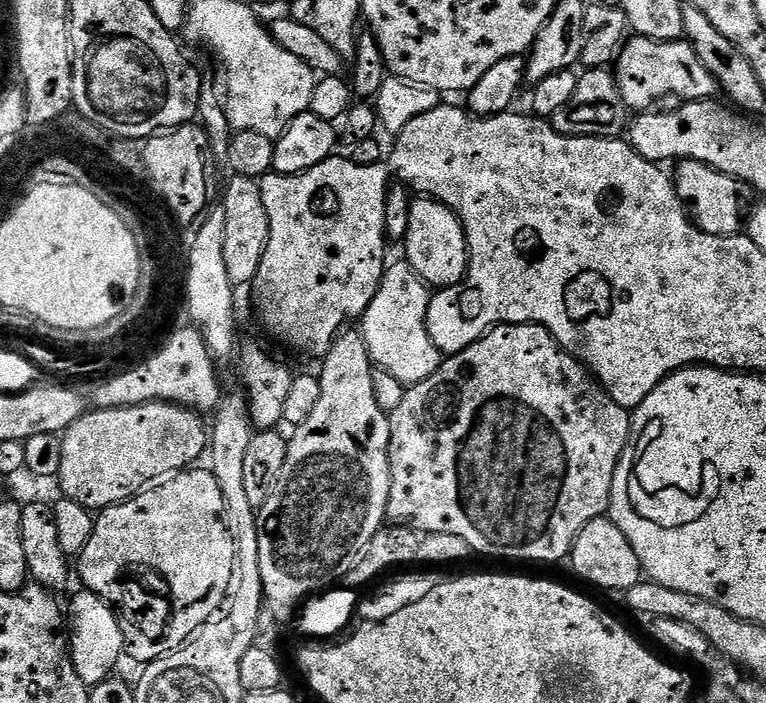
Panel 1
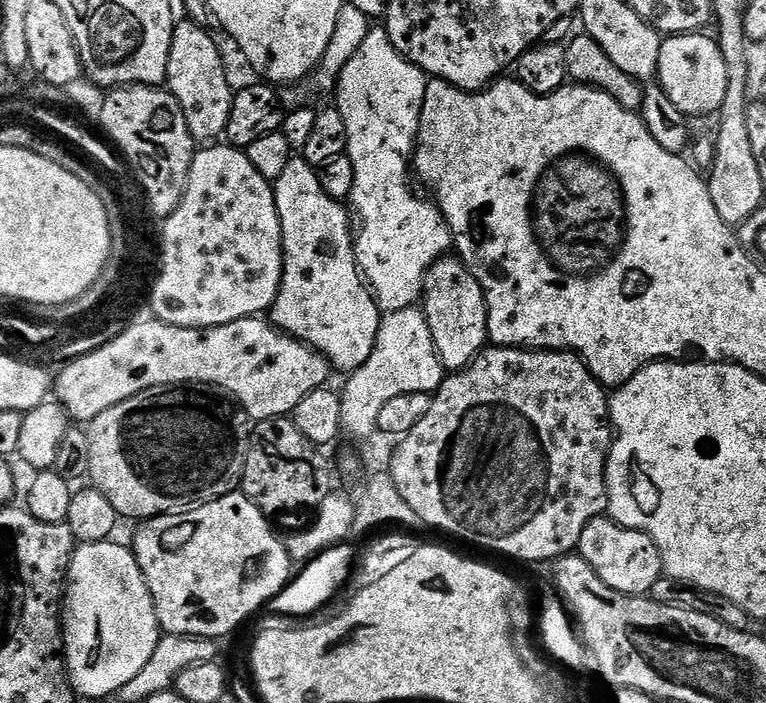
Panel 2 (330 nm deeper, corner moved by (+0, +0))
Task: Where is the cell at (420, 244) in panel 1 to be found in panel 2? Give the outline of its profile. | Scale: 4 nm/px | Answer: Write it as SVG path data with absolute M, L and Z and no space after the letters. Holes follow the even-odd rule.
M445 254L434 262L434 266L430 266L424 279L422 307L426 322L430 322L430 334L434 334L438 358L449 373L458 372L471 364L489 343L484 291L474 274L470 274L467 266L455 255Z

